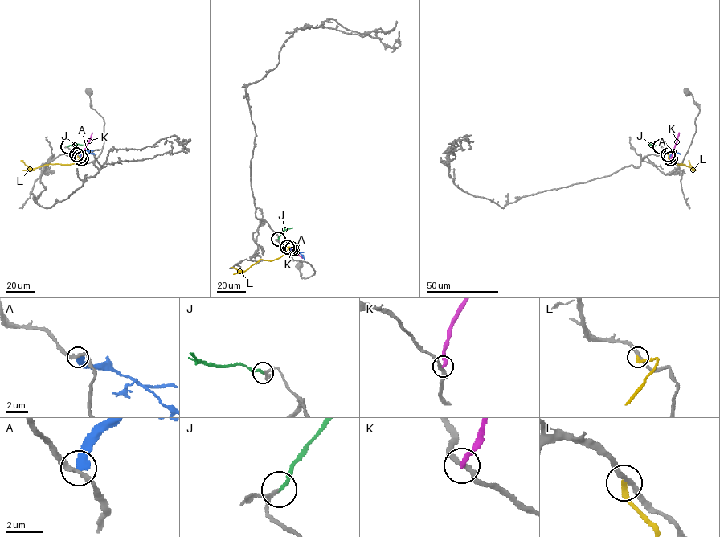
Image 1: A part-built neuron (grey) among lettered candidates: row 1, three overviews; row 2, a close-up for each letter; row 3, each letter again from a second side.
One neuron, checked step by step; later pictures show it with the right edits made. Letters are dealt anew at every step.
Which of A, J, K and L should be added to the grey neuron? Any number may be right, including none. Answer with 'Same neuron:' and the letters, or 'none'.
Same neuron: J

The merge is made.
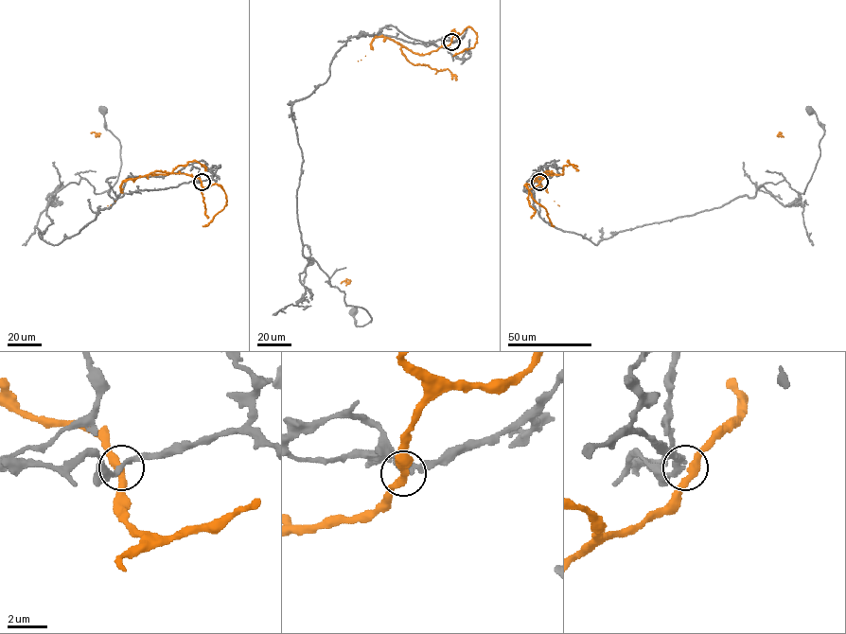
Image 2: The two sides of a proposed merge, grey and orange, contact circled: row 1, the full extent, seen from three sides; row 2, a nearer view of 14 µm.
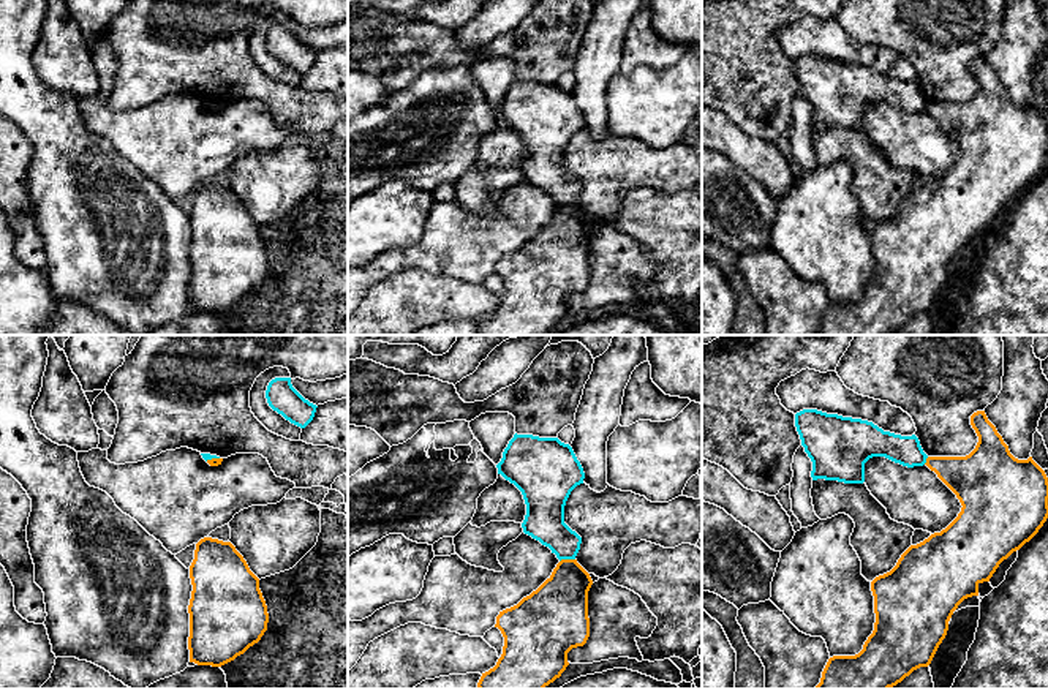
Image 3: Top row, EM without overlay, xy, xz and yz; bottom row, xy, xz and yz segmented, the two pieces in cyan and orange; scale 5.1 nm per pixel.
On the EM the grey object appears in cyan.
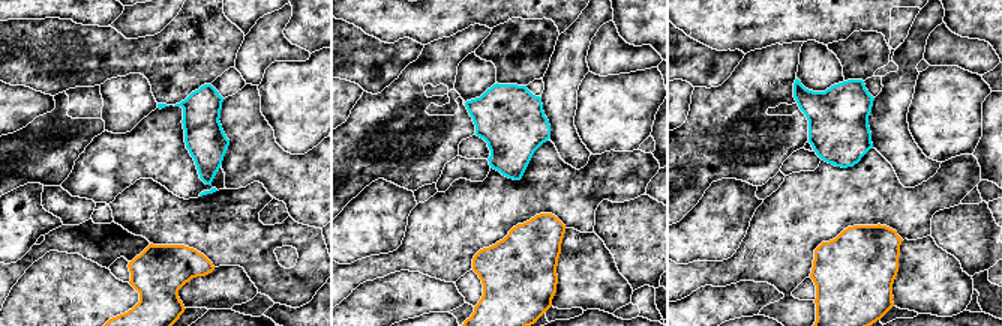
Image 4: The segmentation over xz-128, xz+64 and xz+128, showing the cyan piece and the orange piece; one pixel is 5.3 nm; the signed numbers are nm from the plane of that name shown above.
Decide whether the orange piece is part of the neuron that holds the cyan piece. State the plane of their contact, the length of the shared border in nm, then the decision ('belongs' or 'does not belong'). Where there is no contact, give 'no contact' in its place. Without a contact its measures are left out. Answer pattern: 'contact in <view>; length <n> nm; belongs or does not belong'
contact in xz; length 80 nm; does not belong

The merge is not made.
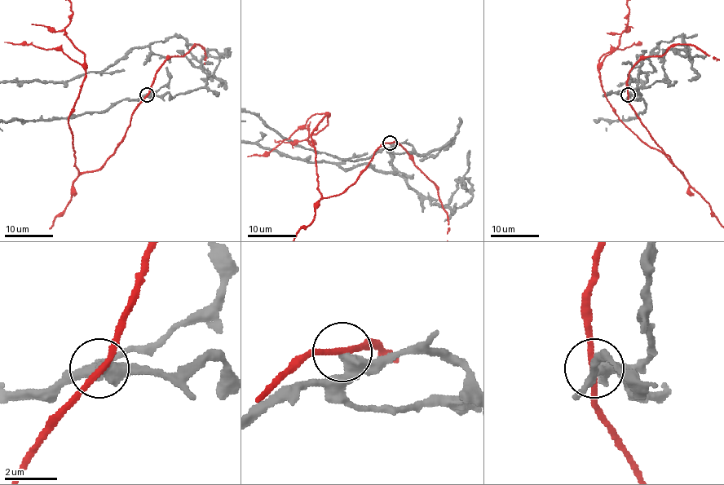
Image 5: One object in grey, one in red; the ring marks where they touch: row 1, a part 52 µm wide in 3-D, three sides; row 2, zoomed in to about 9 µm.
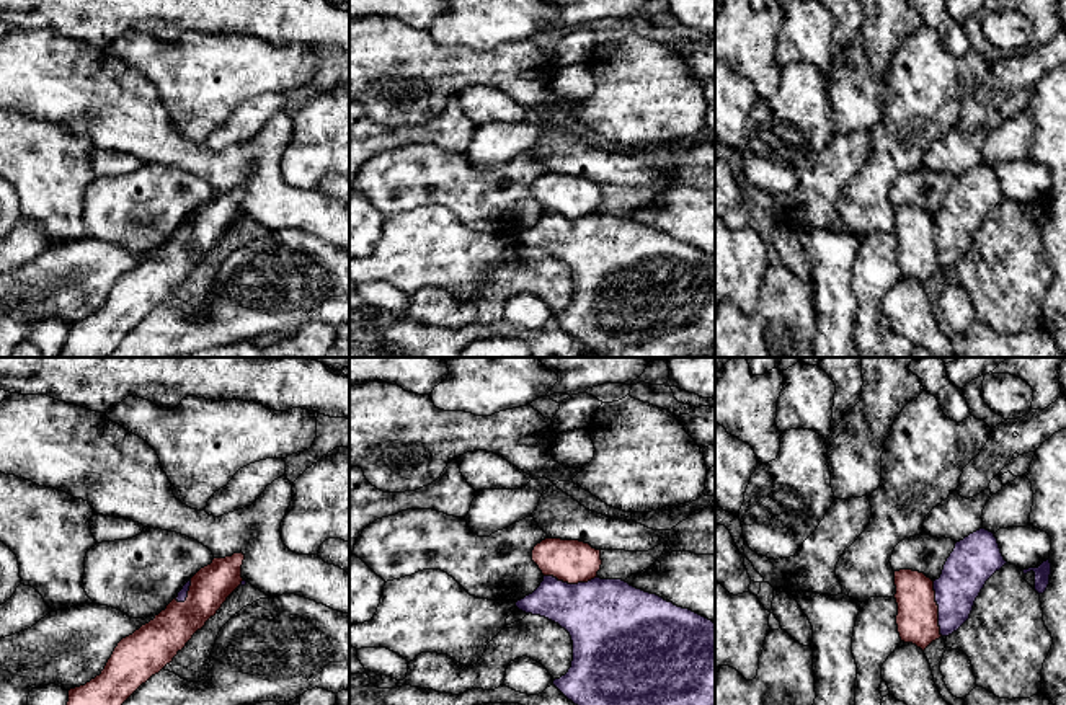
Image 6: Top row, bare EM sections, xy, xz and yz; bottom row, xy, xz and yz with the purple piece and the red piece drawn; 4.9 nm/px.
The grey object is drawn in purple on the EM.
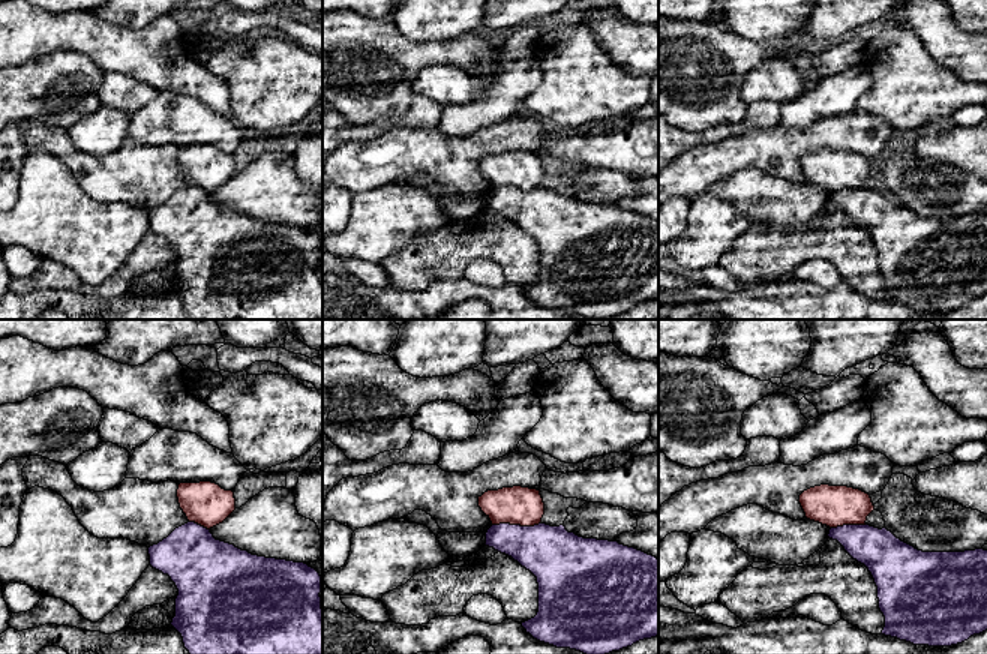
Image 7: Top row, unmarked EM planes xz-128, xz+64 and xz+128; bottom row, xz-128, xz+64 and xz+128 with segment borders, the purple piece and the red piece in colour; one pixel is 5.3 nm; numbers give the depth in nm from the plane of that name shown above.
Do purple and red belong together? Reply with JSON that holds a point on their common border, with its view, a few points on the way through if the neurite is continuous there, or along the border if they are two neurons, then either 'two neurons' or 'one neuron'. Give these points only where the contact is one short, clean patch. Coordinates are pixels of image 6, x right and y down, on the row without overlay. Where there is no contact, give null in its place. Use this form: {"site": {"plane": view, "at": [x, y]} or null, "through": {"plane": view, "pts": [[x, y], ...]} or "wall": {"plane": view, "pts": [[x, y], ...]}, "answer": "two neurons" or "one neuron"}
{"site": {"plane": "yz", "at": [939, 243]}, "wall": {"plane": "yz", "pts": [[932, 216], [937, 260], [942, 270]]}, "answer": "two neurons"}

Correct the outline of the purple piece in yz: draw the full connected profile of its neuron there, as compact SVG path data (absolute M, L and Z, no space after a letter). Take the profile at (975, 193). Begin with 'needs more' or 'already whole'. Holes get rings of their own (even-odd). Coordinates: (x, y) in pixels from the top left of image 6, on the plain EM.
already whole; M979 163L955 178L940 212L934 215L942 271L952 269L970 253L986 215L1004 199L1007 196L1001 188L997 173L986 163Z

